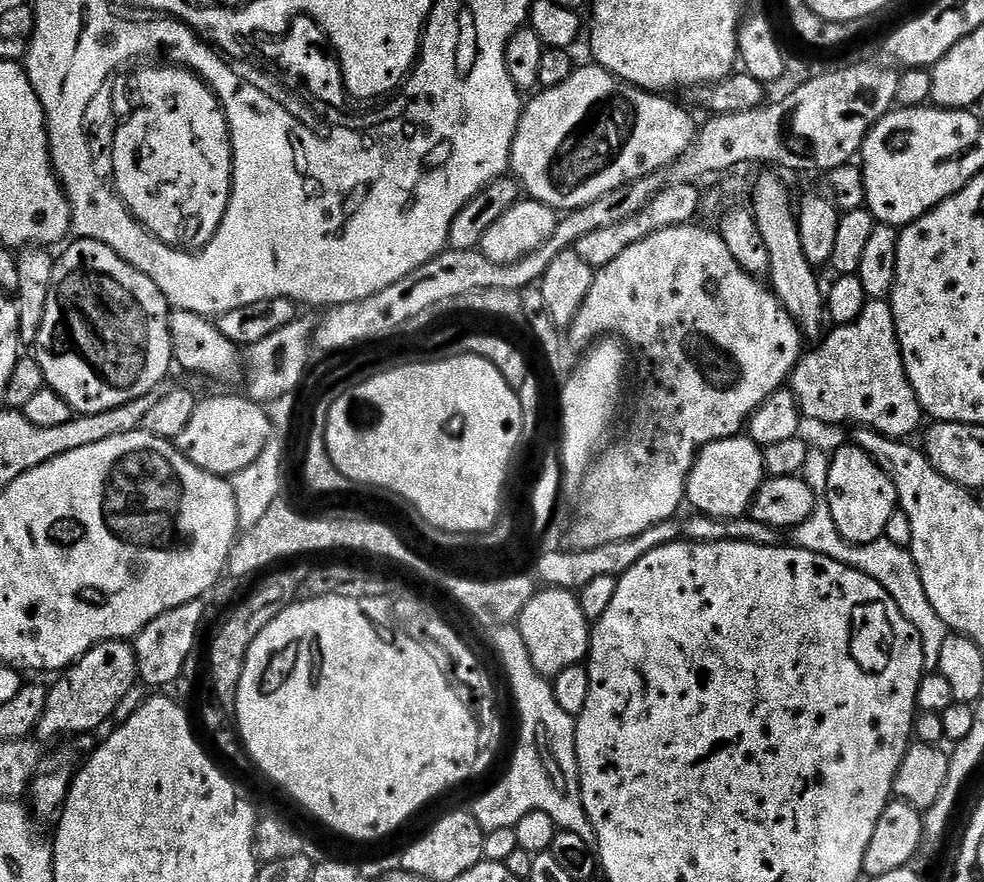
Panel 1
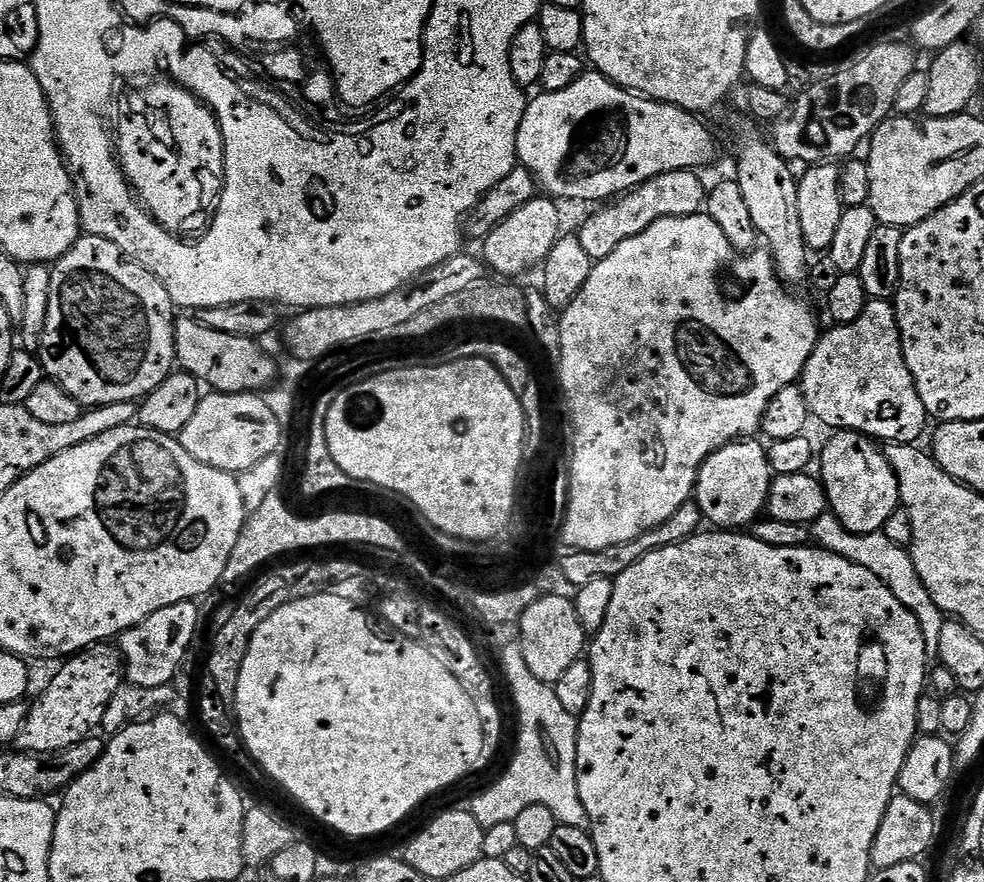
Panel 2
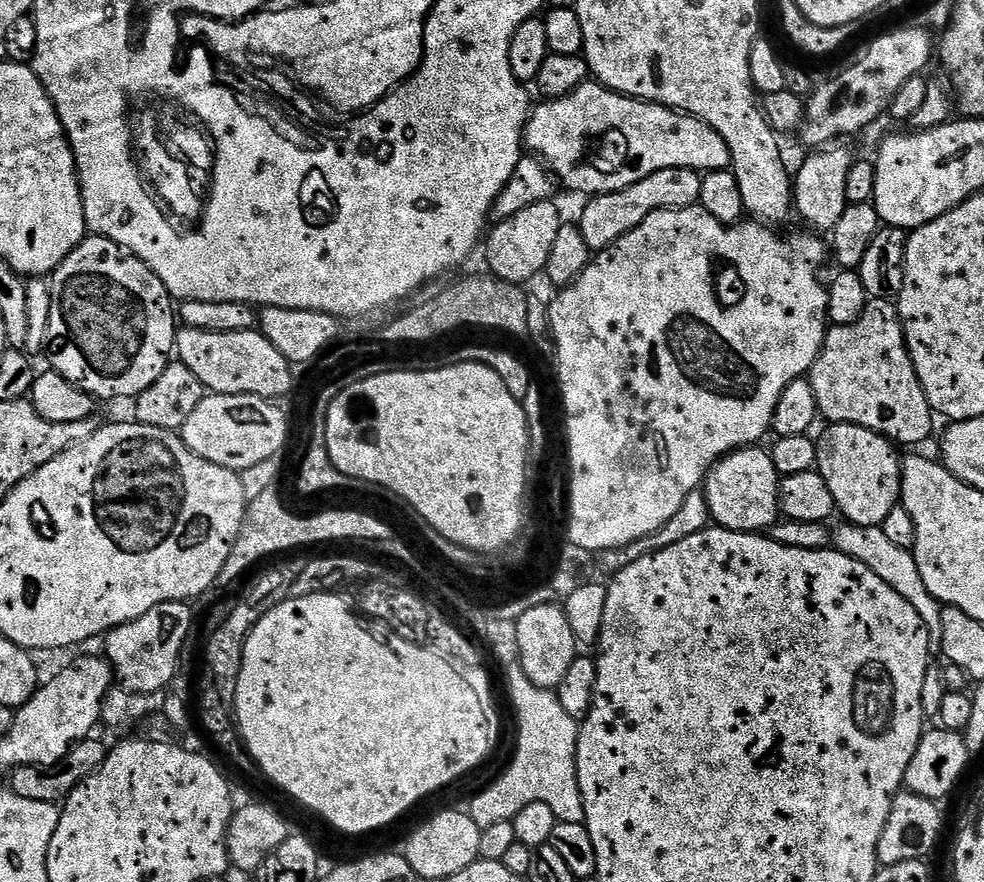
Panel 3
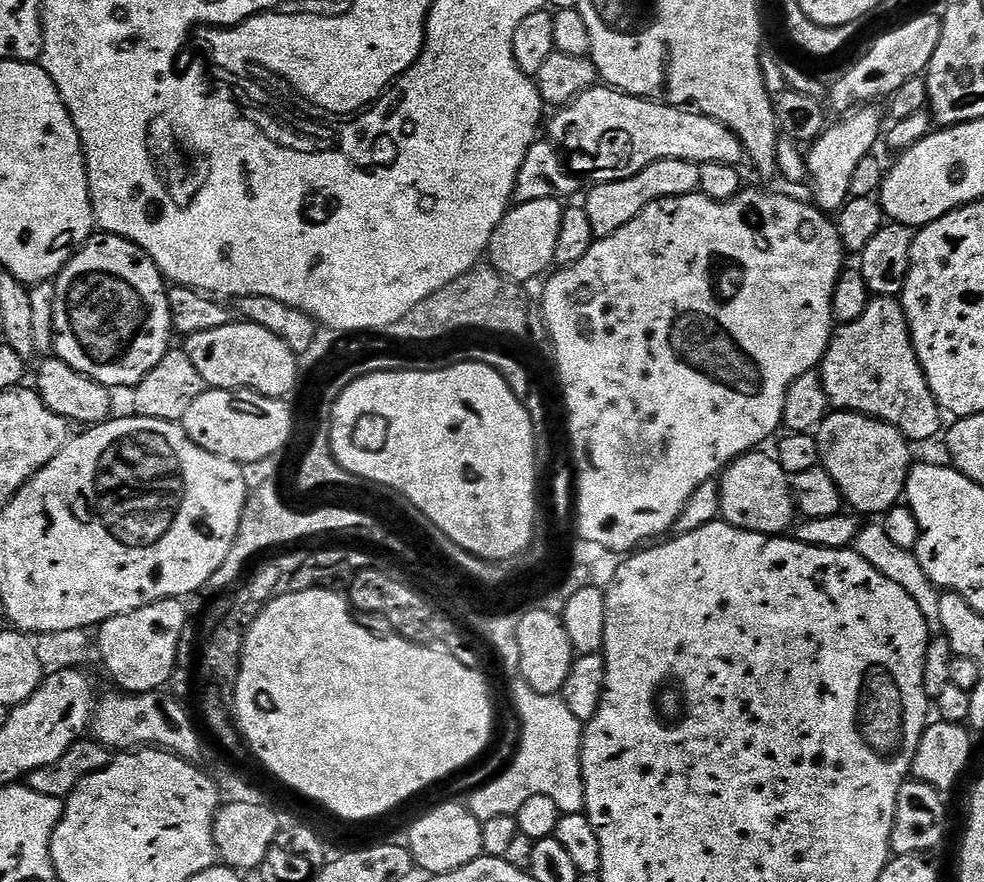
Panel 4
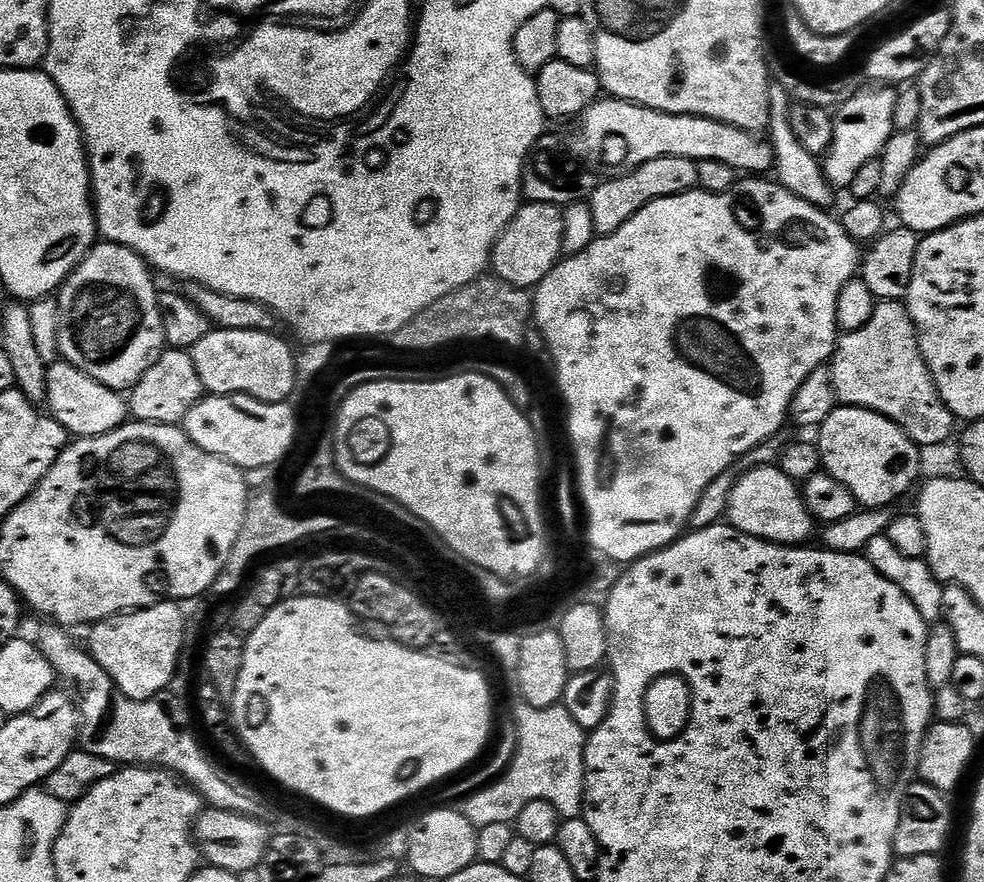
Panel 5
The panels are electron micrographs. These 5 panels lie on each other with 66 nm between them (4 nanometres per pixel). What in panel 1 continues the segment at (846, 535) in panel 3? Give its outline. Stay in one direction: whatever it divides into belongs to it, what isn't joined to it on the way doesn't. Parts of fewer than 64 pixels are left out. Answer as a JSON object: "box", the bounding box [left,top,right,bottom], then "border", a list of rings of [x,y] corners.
{"box":[794,502,950,672],"border":[[[817,502],[814,506],[814,512],[806,522],[802,522],[794,530],[795,547],[805,548],[814,554],[822,554],[826,558],[834,558],[834,562],[842,562],[850,565],[851,568],[857,568],[860,572],[865,572],[870,578],[878,582],[894,598],[898,610],[918,630],[922,638],[922,654],[924,655],[924,671],[934,672],[938,669],[938,654],[942,650],[942,642],[950,634],[950,629],[938,618],[938,610],[930,606],[930,598],[926,598],[926,586],[922,586],[922,574],[918,574],[918,566],[914,562],[911,551],[907,548],[889,547],[888,560],[864,560],[868,556],[869,549],[864,546],[857,546],[846,542],[838,534],[838,526],[834,526],[834,514],[830,514],[830,506],[827,502]]]}

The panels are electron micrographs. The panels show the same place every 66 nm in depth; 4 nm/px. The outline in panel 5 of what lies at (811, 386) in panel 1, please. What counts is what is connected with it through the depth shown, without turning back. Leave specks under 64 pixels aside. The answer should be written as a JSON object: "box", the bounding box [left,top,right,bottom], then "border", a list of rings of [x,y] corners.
{"box":[830,300,953,448],"border":[[[904,300],[879,301],[874,314],[870,314],[870,322],[866,322],[862,330],[843,333],[836,341],[836,349],[832,351],[830,371],[836,399],[841,405],[849,408],[869,408],[890,418],[920,448],[953,439],[952,411],[942,402],[934,378],[922,358],[916,327]]]}

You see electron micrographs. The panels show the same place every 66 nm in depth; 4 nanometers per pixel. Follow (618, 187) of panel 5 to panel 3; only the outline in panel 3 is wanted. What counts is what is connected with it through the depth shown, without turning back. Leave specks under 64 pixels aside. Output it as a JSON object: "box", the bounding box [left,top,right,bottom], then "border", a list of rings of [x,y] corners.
{"box":[578,168,704,254],"border":[[[671,168],[658,170],[650,174],[650,178],[642,178],[642,182],[634,182],[634,186],[626,186],[626,190],[591,197],[578,217],[582,238],[586,238],[586,246],[593,254],[598,253],[604,248],[609,248],[614,242],[618,242],[618,238],[630,234],[634,226],[646,222],[646,218],[650,218],[650,214],[658,210],[691,208],[699,205],[703,181],[704,176],[694,170]]]}

